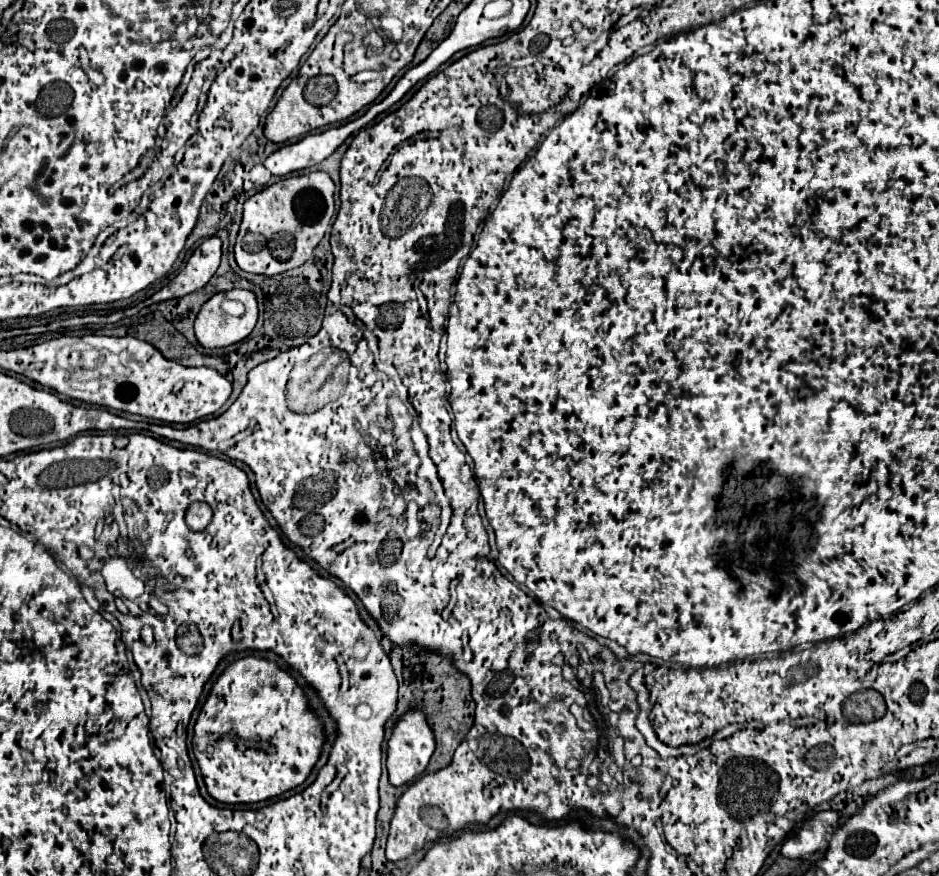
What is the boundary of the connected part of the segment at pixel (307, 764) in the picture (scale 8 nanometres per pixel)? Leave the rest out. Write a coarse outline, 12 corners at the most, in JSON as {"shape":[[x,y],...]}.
{"shape":[[259,656],[229,664],[195,722],[209,796],[303,784],[325,740],[303,688]]}

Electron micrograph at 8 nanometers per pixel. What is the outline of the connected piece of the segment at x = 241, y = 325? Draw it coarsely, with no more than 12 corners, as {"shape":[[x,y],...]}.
{"shape":[[249,290],[211,296],[195,320],[203,348],[225,348],[257,324]]}

